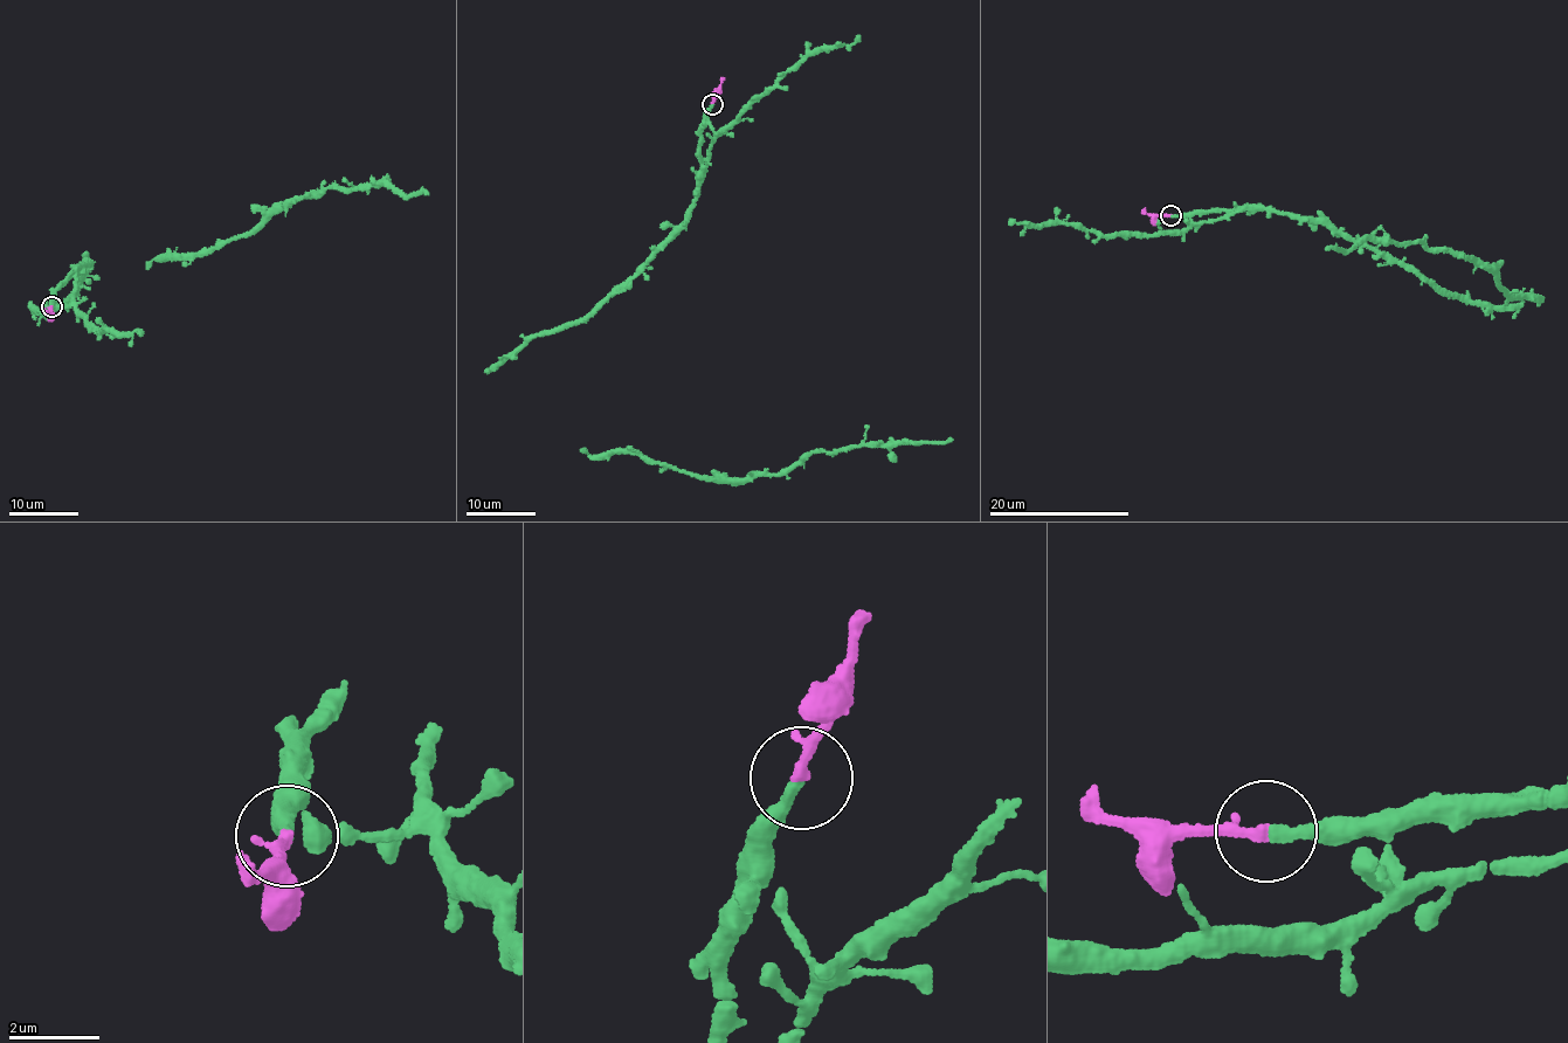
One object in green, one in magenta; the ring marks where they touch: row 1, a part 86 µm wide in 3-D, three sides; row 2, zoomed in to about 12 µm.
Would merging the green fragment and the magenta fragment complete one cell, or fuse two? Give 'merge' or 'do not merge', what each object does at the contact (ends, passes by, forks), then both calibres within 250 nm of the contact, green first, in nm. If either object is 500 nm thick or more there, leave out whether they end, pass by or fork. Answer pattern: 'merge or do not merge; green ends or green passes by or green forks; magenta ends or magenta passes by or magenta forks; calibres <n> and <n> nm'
merge; green ends; magenta ends; calibres 280 and 240 nm

